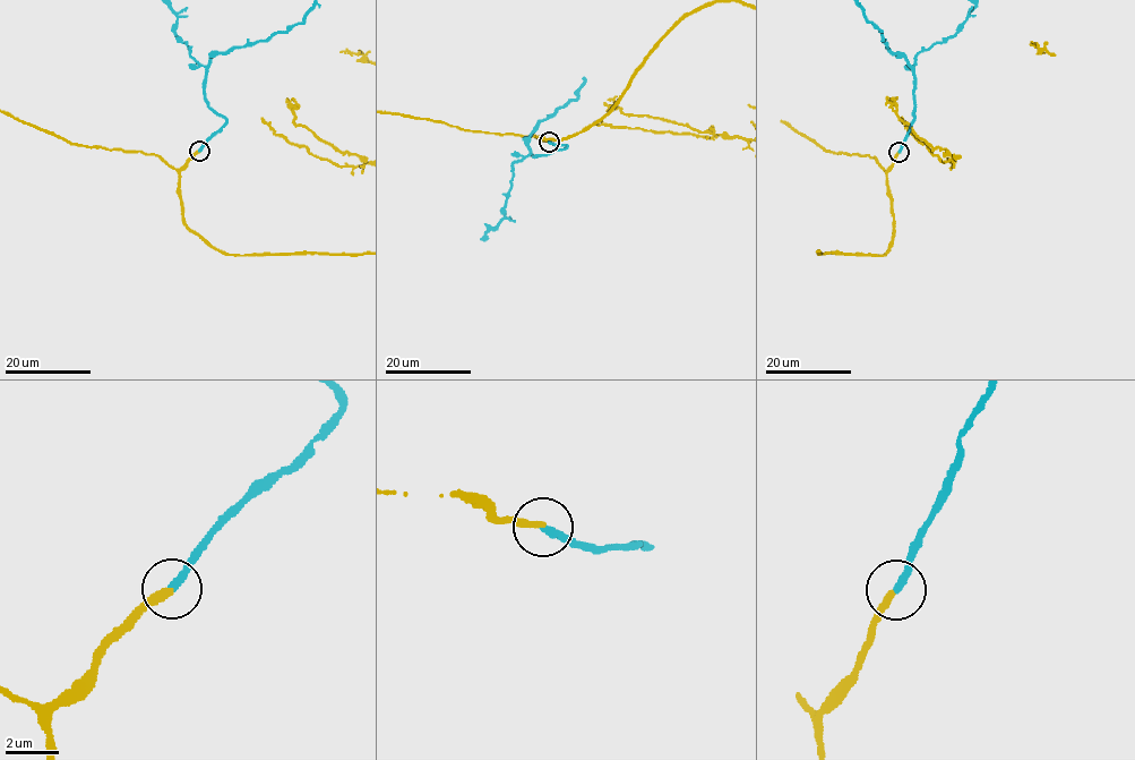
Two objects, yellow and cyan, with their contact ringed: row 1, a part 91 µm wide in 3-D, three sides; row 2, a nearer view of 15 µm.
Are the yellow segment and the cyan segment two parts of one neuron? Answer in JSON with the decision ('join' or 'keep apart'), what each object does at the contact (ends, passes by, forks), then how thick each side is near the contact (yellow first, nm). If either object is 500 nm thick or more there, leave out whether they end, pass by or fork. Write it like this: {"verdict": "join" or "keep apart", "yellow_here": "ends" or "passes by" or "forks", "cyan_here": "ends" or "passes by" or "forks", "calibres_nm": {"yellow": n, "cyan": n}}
{"verdict": "join", "yellow_here": "ends", "cyan_here": "ends", "calibres_nm": {"yellow": 240, "cyan": 280}}

